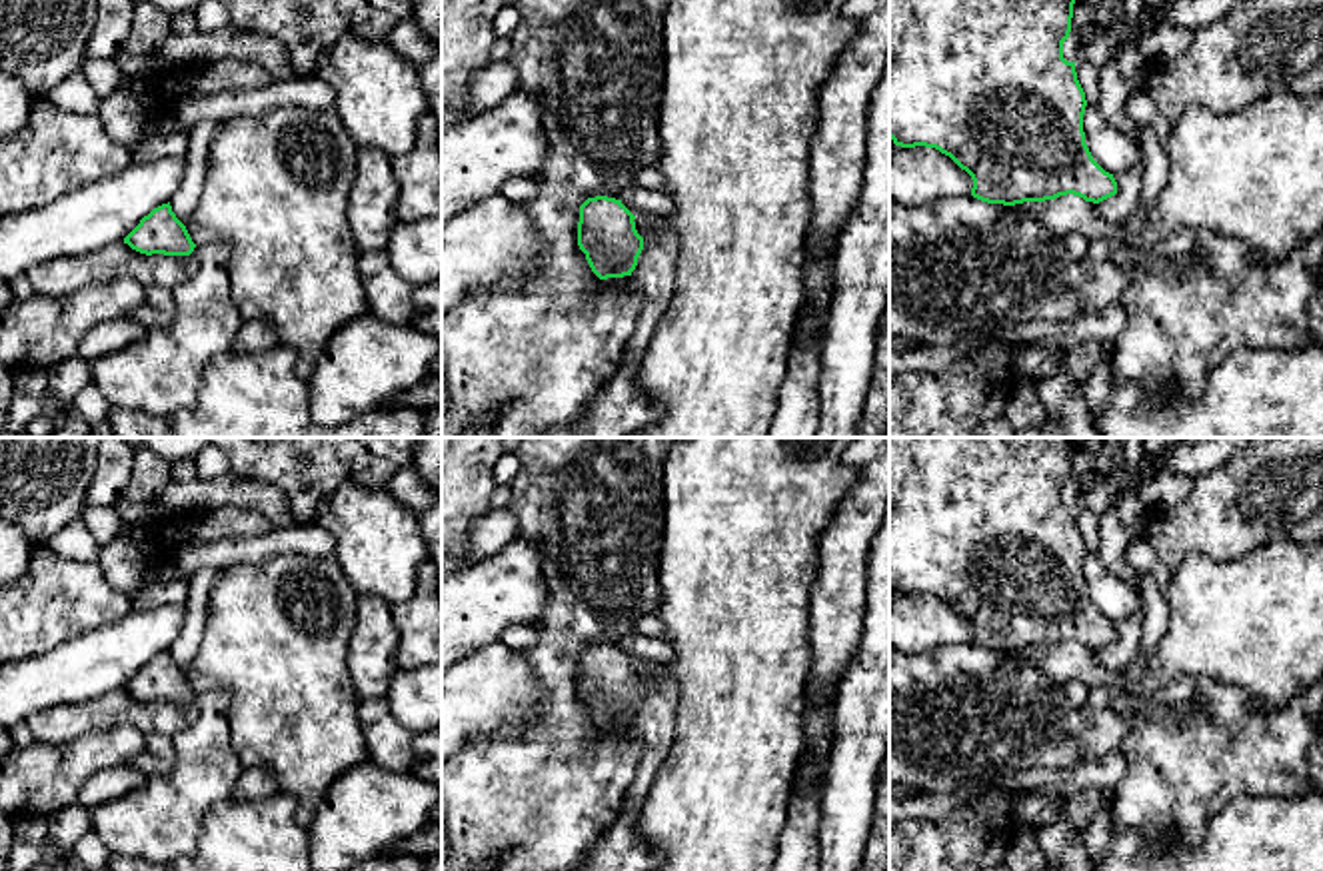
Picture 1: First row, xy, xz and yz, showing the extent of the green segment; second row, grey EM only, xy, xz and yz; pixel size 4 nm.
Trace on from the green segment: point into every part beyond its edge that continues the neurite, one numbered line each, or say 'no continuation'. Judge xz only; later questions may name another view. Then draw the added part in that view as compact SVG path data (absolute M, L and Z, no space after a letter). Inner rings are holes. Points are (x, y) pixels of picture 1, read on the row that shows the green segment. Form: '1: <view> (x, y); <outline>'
1: xz (620, 408); M640 214L634 222L644 238L644 250L630 278L642 296L642 310L622 366L590 400L578 422L550 428L538 437L630 437L663 414L662 406L636 386L636 370L673 298L675 234L663 226L663 218L652 214Z

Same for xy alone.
1: xy (160, 374); M196 246L196 272L172 288L176 314L170 326L92 362L92 384L110 408L170 418L192 410L206 366L232 352L244 318L230 292L230 246Z

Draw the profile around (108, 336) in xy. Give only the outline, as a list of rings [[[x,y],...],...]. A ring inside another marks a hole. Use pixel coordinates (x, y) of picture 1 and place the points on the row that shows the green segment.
[[[134,318],[108,320],[86,332],[78,346],[78,356],[96,362],[100,356],[120,352],[144,340],[148,330]]]

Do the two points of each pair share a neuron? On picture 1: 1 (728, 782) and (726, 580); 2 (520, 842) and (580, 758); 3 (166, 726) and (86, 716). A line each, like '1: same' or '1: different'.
1: same
2: same
3: same

